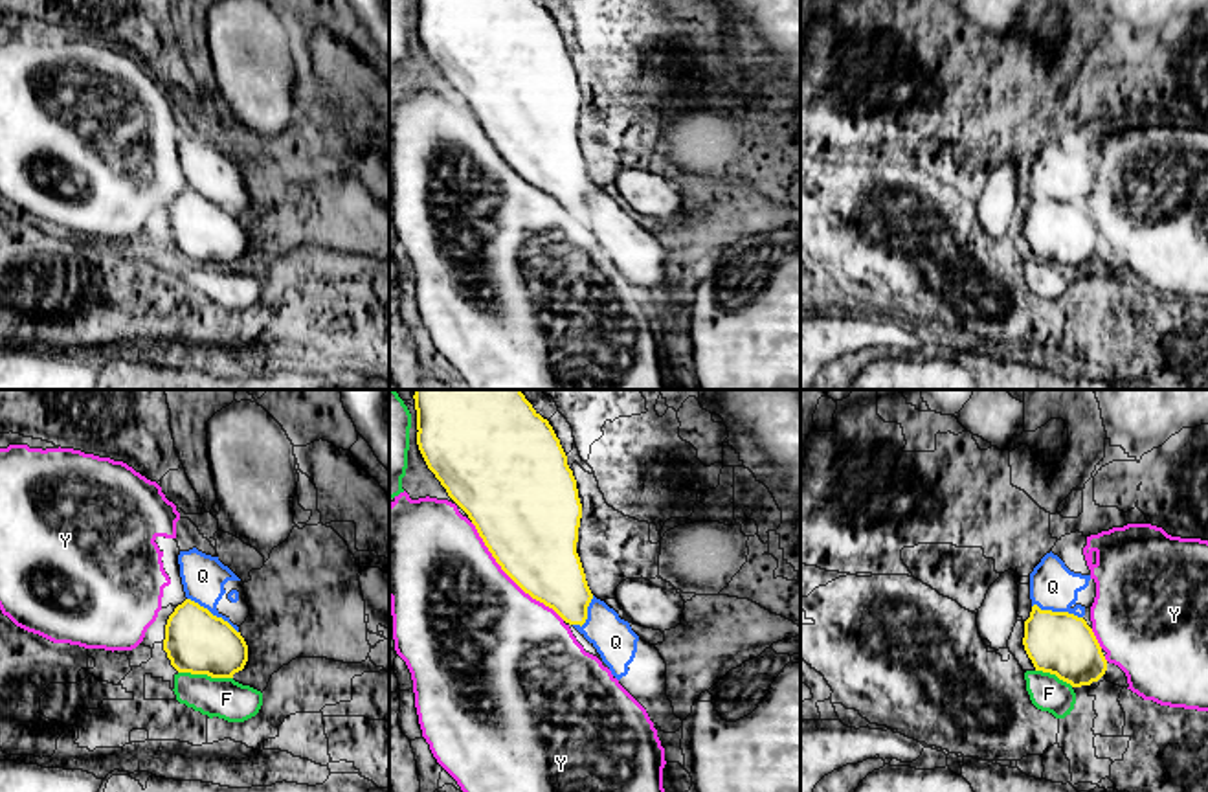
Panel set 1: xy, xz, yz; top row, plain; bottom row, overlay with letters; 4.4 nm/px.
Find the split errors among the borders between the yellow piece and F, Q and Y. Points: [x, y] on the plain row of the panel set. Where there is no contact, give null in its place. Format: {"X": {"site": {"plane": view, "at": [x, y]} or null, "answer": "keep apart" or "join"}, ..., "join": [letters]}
{"F": {"site": {"plane": "xy", "at": [206, 261]}, "answer": "keep apart"}, "Q": {"site": {"plane": "xy", "at": [212, 203]}, "answer": "keep apart"}, "Y": {"site": {"plane": "xz", "at": [511, 166]}, "answer": "keep apart"}, "join": []}

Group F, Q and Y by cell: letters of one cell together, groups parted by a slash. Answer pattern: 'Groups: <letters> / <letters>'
Groups: F / Q / Y

